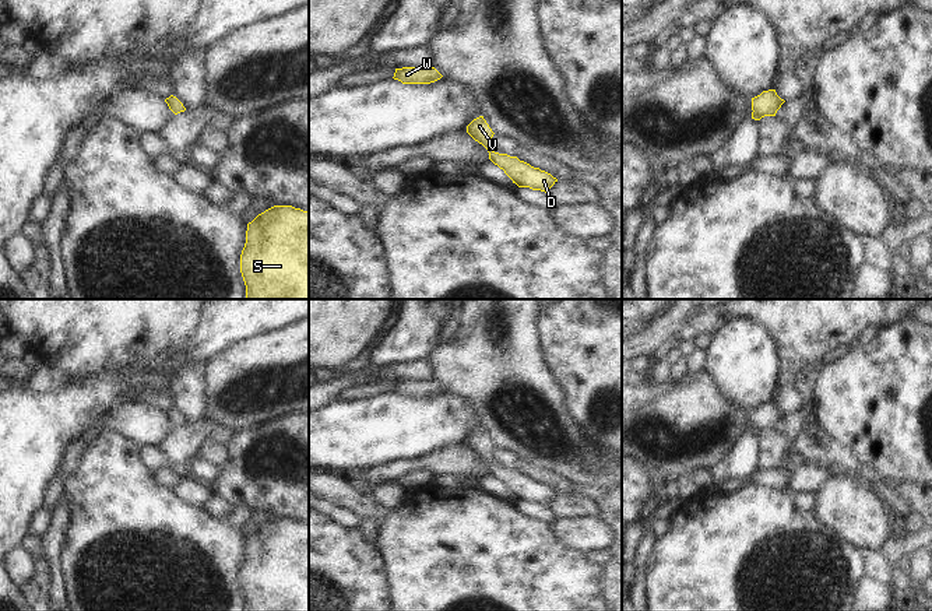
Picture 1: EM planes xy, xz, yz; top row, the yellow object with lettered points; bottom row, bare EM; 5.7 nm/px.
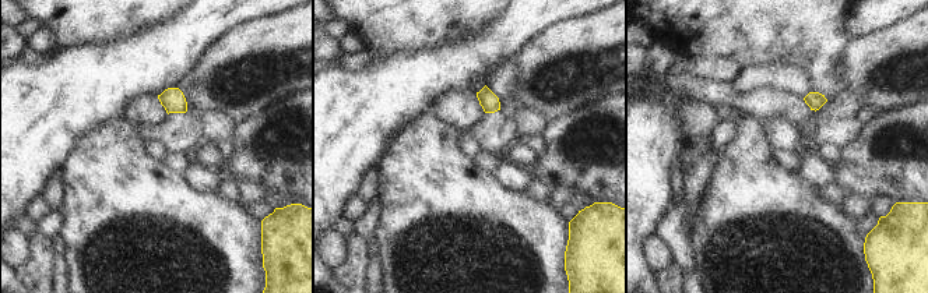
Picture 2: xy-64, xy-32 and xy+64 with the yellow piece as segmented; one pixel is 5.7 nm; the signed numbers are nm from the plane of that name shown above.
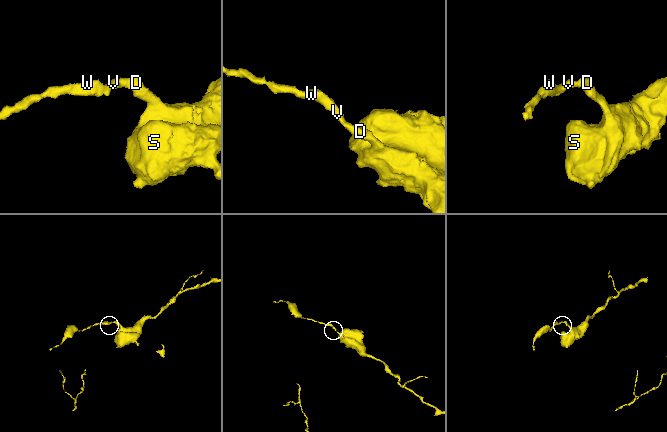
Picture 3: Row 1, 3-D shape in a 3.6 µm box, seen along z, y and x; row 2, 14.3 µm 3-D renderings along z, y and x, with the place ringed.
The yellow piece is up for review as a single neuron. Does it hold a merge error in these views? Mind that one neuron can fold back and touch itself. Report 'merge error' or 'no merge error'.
no merge error

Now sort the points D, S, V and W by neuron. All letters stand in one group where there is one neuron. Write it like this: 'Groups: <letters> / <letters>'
Groups: D S V W

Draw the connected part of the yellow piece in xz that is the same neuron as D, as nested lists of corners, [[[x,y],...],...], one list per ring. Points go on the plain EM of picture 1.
[[[483,429],[474,432],[467,439],[467,446],[488,463],[489,473],[503,482],[518,501],[530,501],[532,503],[548,506],[548,503],[558,495],[551,487],[534,481],[530,477],[520,474],[517,470],[495,466],[490,460],[490,453],[495,446]]]

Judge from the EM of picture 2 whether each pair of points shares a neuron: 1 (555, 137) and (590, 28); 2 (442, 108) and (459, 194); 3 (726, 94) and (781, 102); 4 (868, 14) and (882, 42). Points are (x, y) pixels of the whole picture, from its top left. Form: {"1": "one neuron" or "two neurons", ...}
{"1": "two neurons", "2": "two neurons", "3": "one neuron", "4": "two neurons"}

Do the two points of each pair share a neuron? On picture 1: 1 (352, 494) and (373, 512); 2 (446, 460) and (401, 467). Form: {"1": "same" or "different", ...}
{"1": "same", "2": "same"}

